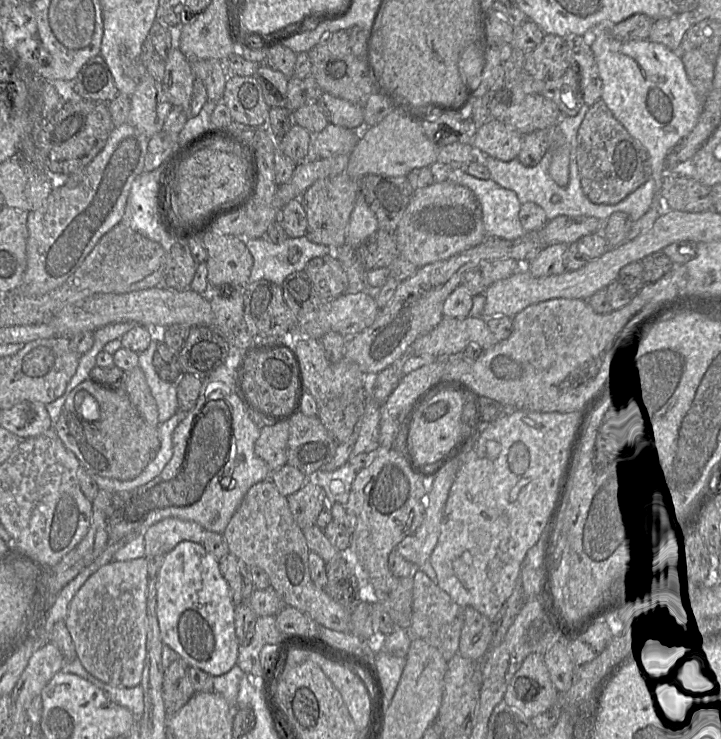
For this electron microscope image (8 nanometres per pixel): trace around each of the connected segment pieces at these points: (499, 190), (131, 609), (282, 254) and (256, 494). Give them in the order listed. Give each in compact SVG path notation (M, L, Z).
M453 170L448 180L474 193L482 208L487 238L513 241L526 234L519 220L522 204L515 192L501 187L492 179L479 179L463 170Z
M147 559L111 561L92 574L71 600L65 618L78 659L94 677L112 686L140 685L147 639Z
M266 235L243 240L253 258L249 281L266 279L280 286L291 273L303 271L311 259L333 251L326 245L311 242L306 236L286 238L280 244L272 243Z
M271 480L249 488L222 535L230 554L241 559L247 567L257 566L266 572L270 586L284 605L306 614L319 626L351 632L350 610L334 601L324 588L317 587L311 580L306 538L291 513L287 497L280 494Z

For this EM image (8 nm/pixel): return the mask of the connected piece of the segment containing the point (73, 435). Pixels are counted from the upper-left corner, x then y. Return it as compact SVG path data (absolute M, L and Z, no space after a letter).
M91 379L78 384L67 396L54 426L64 446L91 475L132 480L160 449L157 427L149 425L123 389L112 389Z

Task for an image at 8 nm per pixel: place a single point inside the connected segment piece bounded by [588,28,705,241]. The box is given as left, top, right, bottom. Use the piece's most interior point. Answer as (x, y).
(645, 85)

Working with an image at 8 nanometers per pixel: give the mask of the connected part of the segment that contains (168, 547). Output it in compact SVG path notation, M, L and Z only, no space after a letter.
M165 518L149 526L144 534L144 557L166 555L182 541L202 544L205 529L198 523Z

